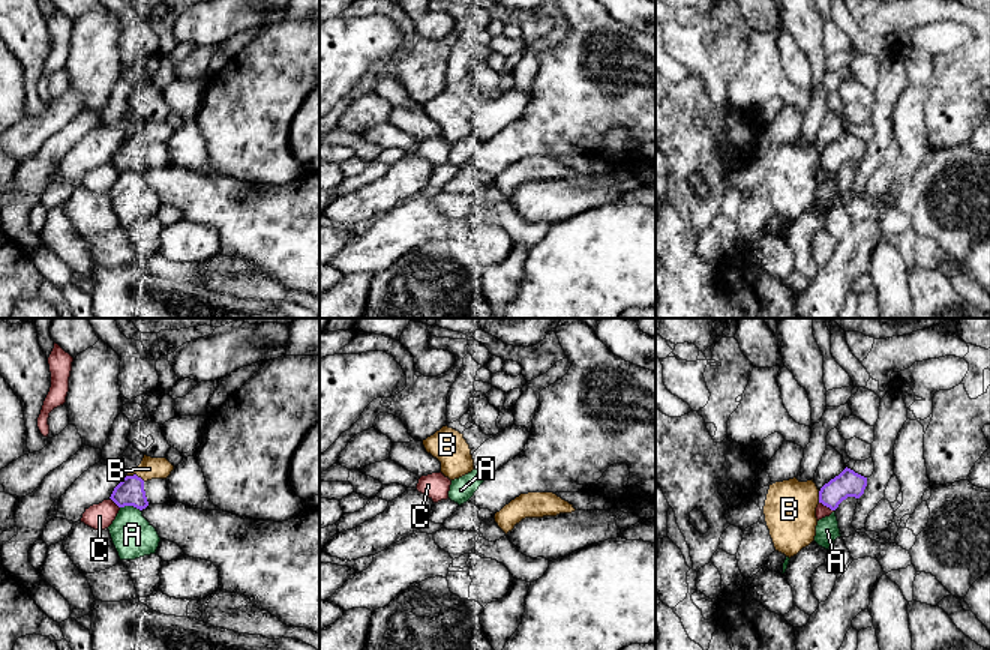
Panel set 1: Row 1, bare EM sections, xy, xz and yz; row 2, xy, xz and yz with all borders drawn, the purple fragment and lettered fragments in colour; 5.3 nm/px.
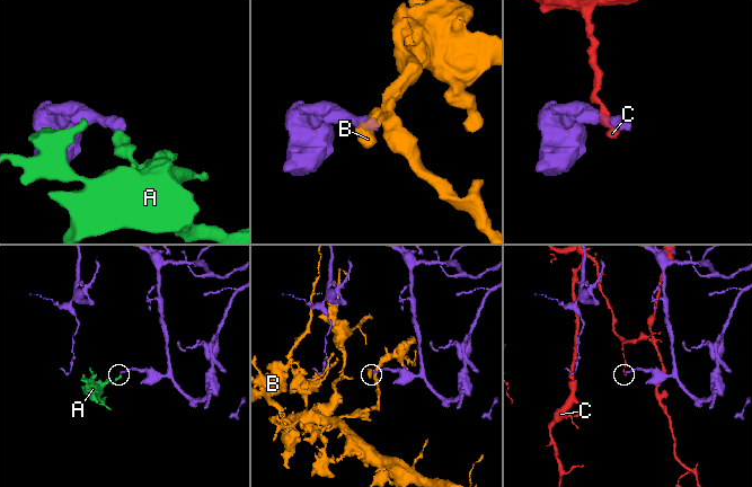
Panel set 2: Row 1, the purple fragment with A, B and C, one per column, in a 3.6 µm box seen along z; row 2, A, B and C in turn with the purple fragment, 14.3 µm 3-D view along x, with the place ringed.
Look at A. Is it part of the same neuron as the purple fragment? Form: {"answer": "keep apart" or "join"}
{"answer": "keep apart"}

